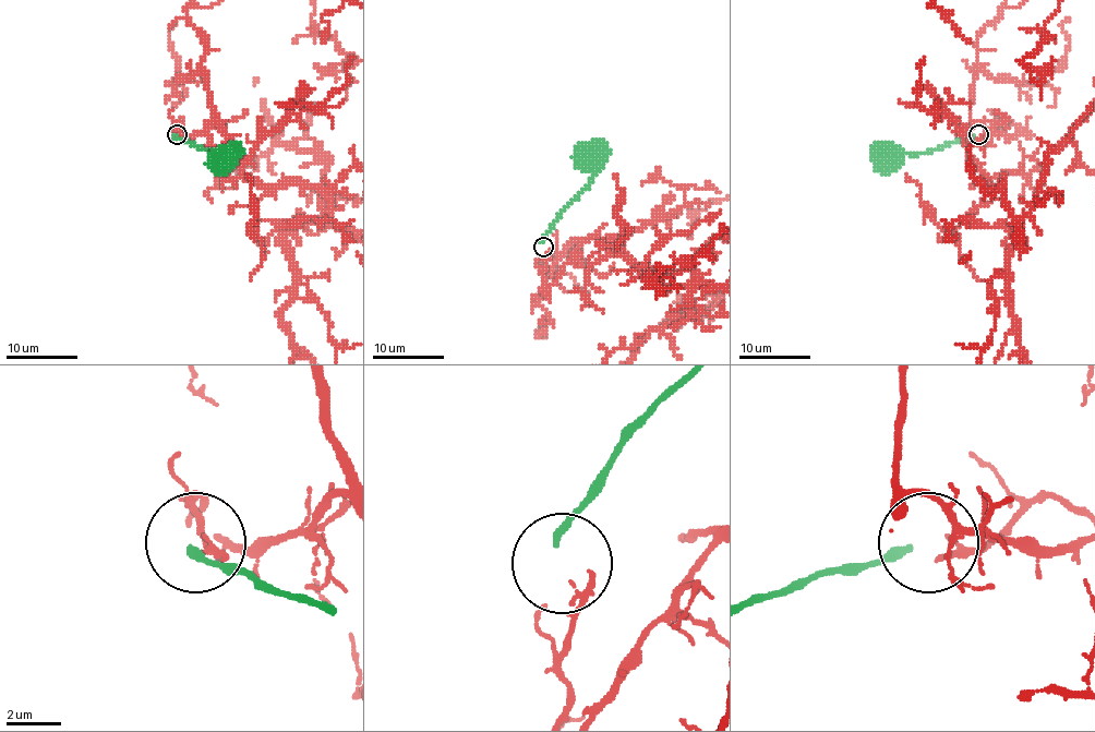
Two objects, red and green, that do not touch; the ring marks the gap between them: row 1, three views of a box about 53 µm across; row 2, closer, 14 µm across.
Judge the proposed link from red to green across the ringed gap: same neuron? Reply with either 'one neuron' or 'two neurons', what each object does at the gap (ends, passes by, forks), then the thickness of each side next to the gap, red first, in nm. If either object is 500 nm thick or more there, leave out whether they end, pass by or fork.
two neurons | red passes by | green ends | 110/300 nm

